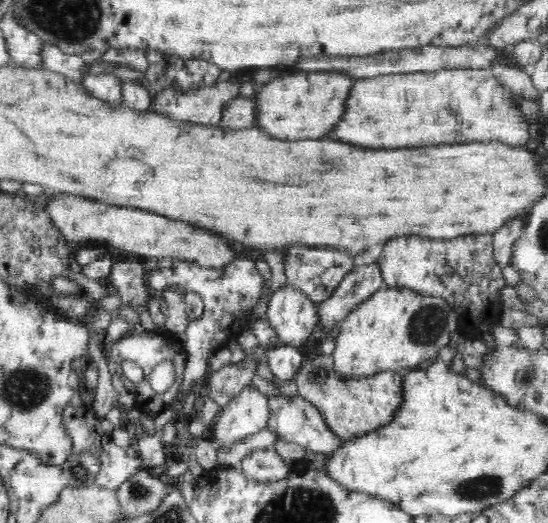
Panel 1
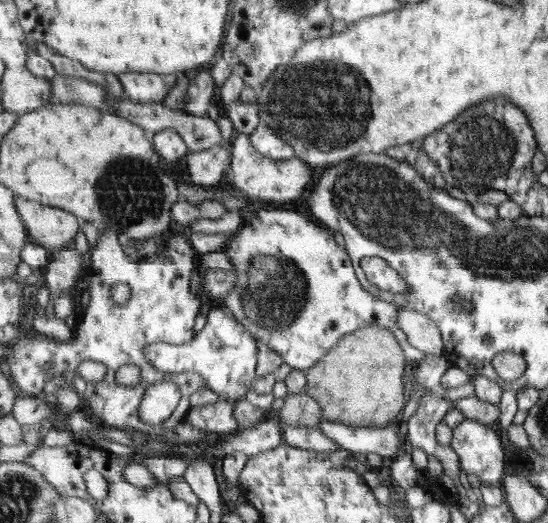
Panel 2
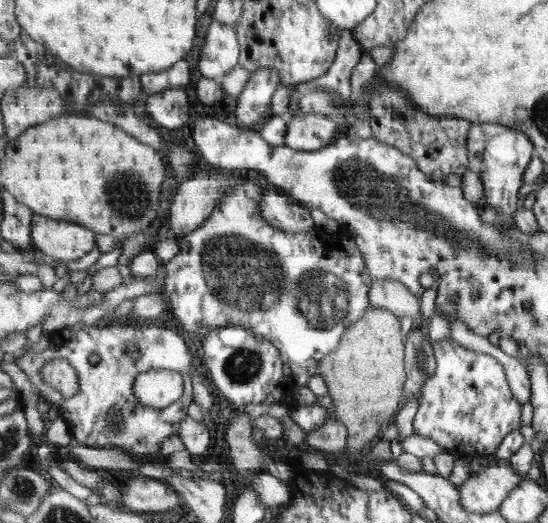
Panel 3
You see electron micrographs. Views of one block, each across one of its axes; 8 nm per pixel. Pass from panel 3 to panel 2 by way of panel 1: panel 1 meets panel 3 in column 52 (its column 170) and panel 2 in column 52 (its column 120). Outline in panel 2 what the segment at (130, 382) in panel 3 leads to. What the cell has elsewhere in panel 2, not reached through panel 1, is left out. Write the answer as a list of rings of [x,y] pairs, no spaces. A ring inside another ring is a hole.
[[[109,228],[101,229],[102,235],[99,239],[99,244],[93,252],[91,252],[91,265],[88,269],[89,287],[86,289],[89,293],[89,302],[77,316],[77,322],[73,329],[73,335],[66,341],[59,341],[56,339],[29,339],[22,338],[12,342],[12,351],[8,354],[5,362],[10,368],[10,374],[13,382],[22,393],[27,397],[38,397],[42,395],[42,390],[47,381],[50,380],[51,375],[67,374],[67,372],[75,372],[79,368],[79,364],[83,360],[93,360],[95,362],[103,363],[106,368],[106,375],[101,382],[89,383],[80,375],[77,375],[73,383],[74,389],[81,400],[81,407],[88,416],[96,421],[98,424],[108,424],[116,429],[127,431],[137,435],[151,435],[161,434],[165,429],[175,428],[179,424],[186,421],[186,416],[191,409],[191,400],[189,396],[199,391],[199,373],[197,374],[168,374],[161,372],[146,359],[146,346],[151,343],[171,343],[174,345],[182,345],[190,343],[195,337],[195,320],[199,316],[201,310],[201,292],[197,291],[197,277],[199,275],[197,270],[197,253],[193,250],[193,246],[189,240],[171,240],[165,252],[159,252],[155,258],[151,258],[149,262],[131,262],[127,258],[128,254],[123,246],[119,244],[117,238],[117,231]],[[113,284],[125,284],[129,287],[129,300],[126,303],[119,305],[113,298],[111,298],[111,286]],[[52,364],[52,373],[45,372],[45,366]],[[125,364],[136,364],[143,369],[143,380],[135,386],[125,386],[117,382],[117,371]],[[179,378],[177,382],[183,386],[183,400],[179,404],[179,408],[175,410],[173,416],[160,425],[149,424],[140,417],[141,401],[147,393],[147,389],[153,384],[163,380],[172,380]],[[197,378],[197,380],[195,380]]]

